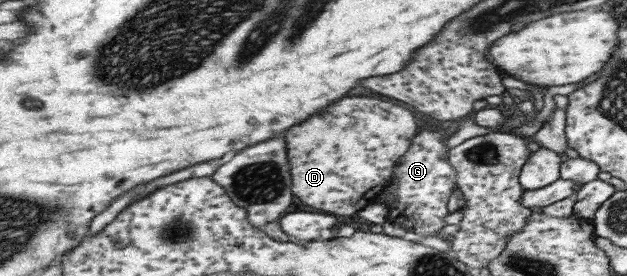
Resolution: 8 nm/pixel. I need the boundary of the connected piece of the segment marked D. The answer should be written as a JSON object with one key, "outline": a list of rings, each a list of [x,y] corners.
{"outline":[[[344,97],[332,103],[320,115],[312,115],[304,123],[298,123],[284,133],[290,175],[292,175],[292,195],[321,213],[331,216],[352,215],[364,205],[373,203],[378,191],[386,187],[392,175],[393,165],[408,149],[415,133],[414,115],[408,109],[395,105],[388,99]]]}

